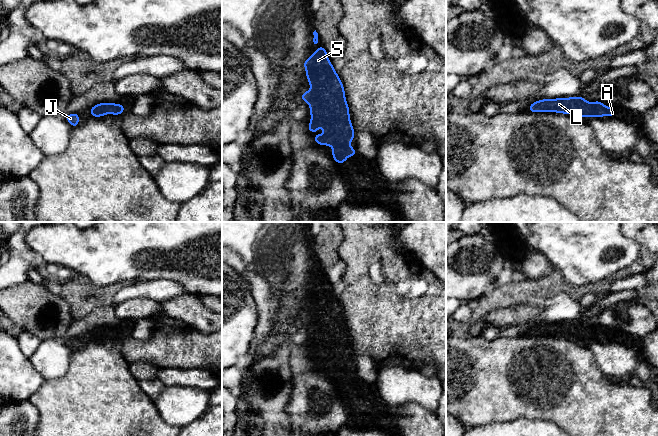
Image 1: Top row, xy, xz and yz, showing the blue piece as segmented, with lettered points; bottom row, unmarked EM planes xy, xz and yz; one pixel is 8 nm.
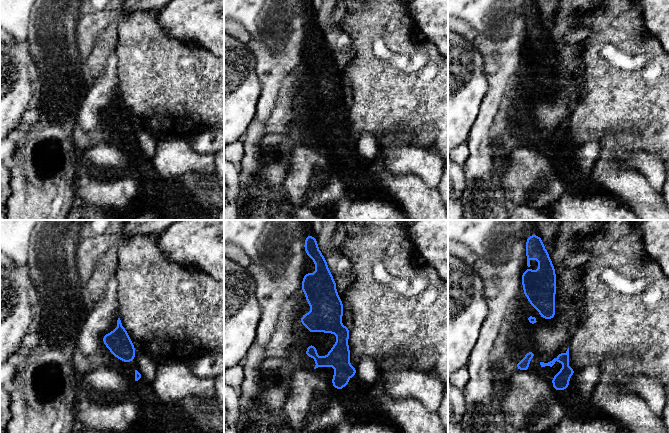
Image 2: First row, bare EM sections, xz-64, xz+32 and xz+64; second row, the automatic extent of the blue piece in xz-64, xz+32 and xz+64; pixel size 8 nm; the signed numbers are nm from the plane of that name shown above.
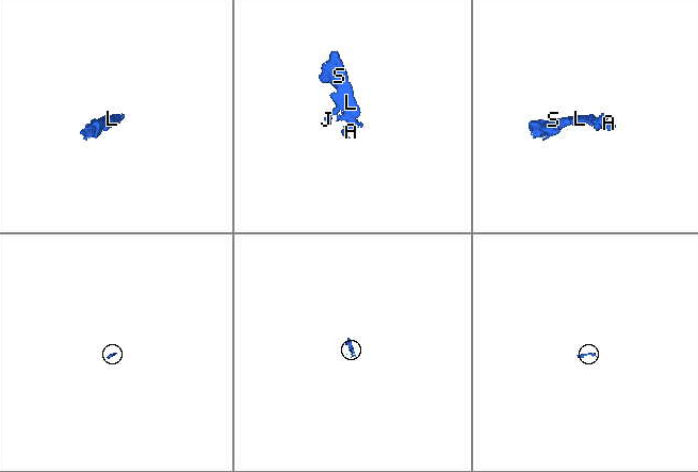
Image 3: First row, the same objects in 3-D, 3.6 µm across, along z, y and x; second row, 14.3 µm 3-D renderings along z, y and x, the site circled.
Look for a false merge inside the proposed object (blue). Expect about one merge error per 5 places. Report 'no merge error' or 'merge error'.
no merge error

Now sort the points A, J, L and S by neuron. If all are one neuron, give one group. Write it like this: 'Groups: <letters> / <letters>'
Groups: A J L S

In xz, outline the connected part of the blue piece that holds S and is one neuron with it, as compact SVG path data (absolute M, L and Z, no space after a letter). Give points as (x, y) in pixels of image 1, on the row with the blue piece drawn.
M318 45L318 51L312 53L312 56L304 60L303 68L306 68L307 80L310 82L311 89L314 95L310 94L307 89L300 97L302 101L307 101L310 104L310 115L312 116L311 122L308 124L308 131L313 133L319 126L326 129L322 132L322 136L314 135L314 140L317 145L333 145L332 156L337 164L346 163L349 158L341 158L341 155L351 155L353 158L358 155L356 149L349 146L349 142L354 140L355 132L350 122L349 108L345 99L345 92L342 82L338 74L334 71L332 63L328 60L326 49Z

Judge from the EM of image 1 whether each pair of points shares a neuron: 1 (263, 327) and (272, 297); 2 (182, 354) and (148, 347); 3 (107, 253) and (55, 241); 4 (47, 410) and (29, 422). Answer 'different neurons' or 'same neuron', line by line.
1: same neuron
2: same neuron
3: same neuron
4: different neurons

